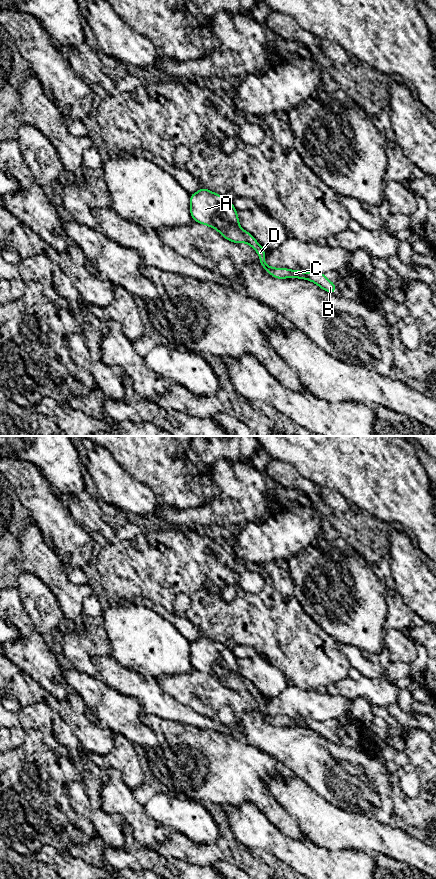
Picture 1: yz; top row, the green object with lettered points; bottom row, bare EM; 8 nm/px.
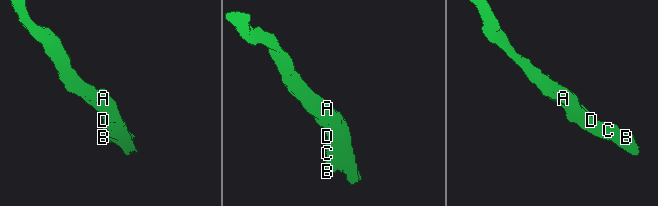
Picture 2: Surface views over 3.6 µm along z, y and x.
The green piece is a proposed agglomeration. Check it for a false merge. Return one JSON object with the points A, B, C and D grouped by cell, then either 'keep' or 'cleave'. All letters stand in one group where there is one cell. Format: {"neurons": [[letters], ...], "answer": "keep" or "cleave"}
{"neurons": [["A", "B", "C", "D"]], "answer": "keep"}

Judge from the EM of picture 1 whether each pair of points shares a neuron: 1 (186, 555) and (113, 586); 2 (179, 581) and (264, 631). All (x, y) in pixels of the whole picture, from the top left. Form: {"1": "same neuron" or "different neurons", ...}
{"1": "same neuron", "2": "same neuron"}

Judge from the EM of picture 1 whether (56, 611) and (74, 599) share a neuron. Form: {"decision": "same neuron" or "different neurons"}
{"decision": "different neurons"}

